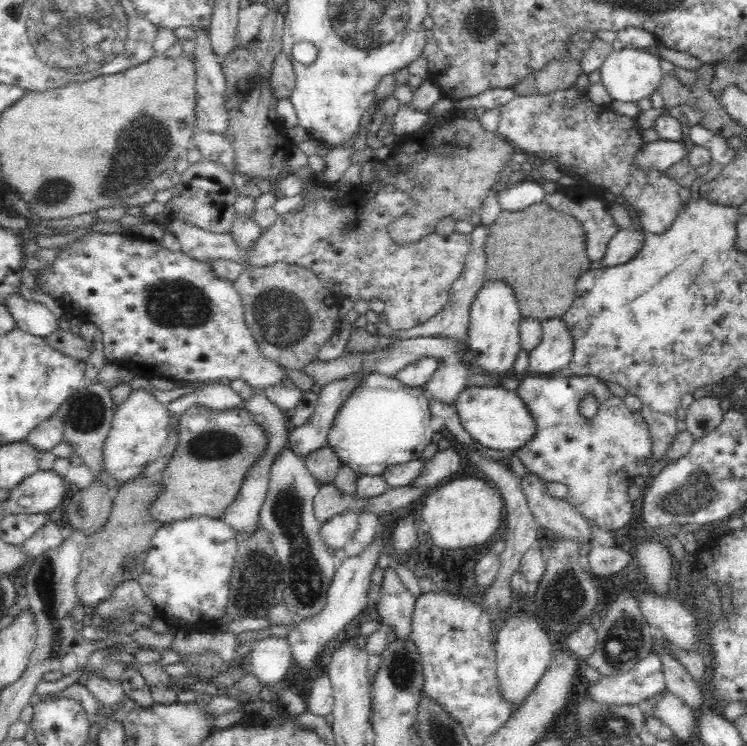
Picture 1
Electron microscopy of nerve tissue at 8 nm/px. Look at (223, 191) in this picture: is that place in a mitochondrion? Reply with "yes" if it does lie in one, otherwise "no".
no

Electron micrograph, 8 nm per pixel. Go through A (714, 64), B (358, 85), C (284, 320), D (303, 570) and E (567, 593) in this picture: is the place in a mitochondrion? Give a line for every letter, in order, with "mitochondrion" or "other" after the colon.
A: other
B: other
C: mitochondrion
D: mitochondrion
E: mitochondrion

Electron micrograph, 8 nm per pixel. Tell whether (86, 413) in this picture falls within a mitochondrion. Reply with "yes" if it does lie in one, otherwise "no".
yes

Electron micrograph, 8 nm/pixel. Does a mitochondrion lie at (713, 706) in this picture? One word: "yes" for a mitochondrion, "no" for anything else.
no

